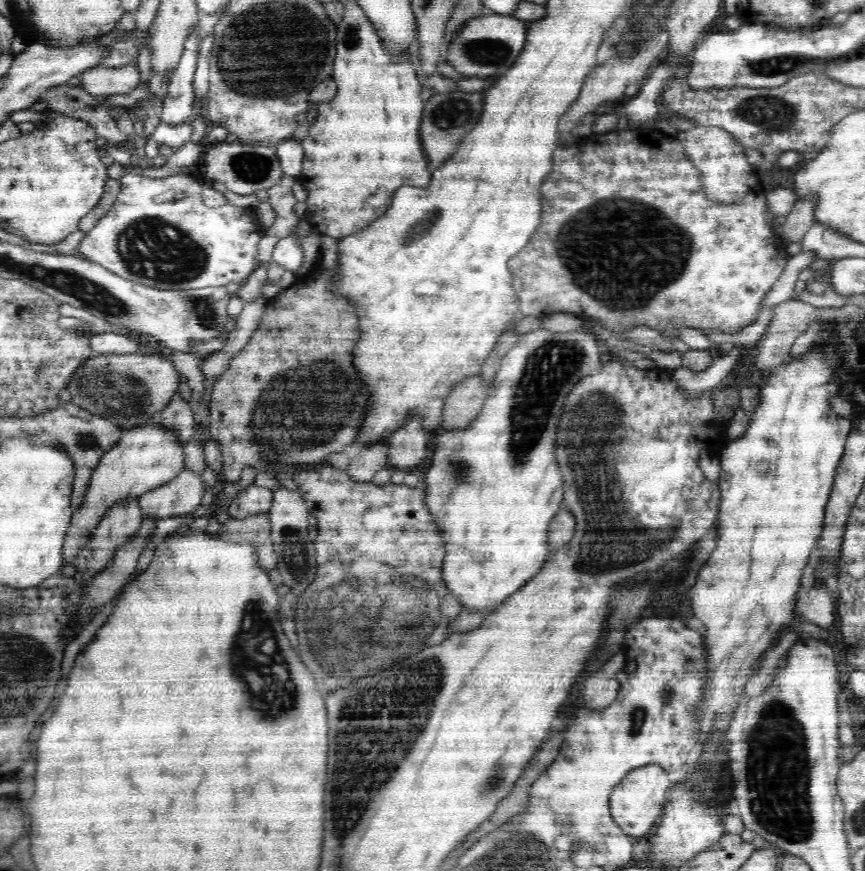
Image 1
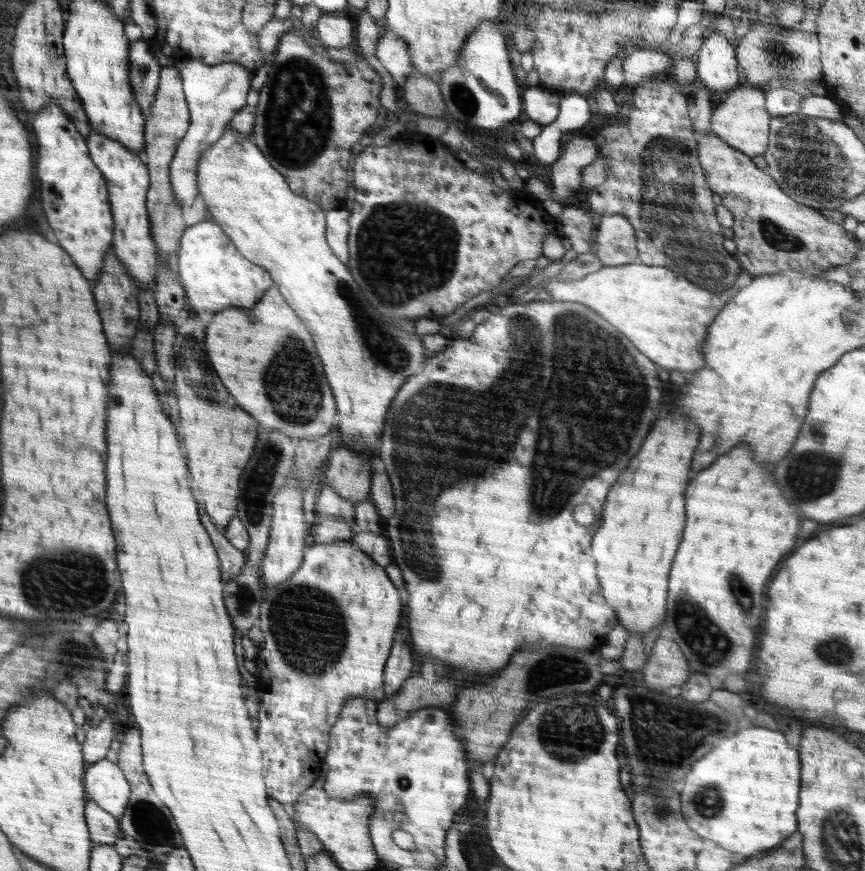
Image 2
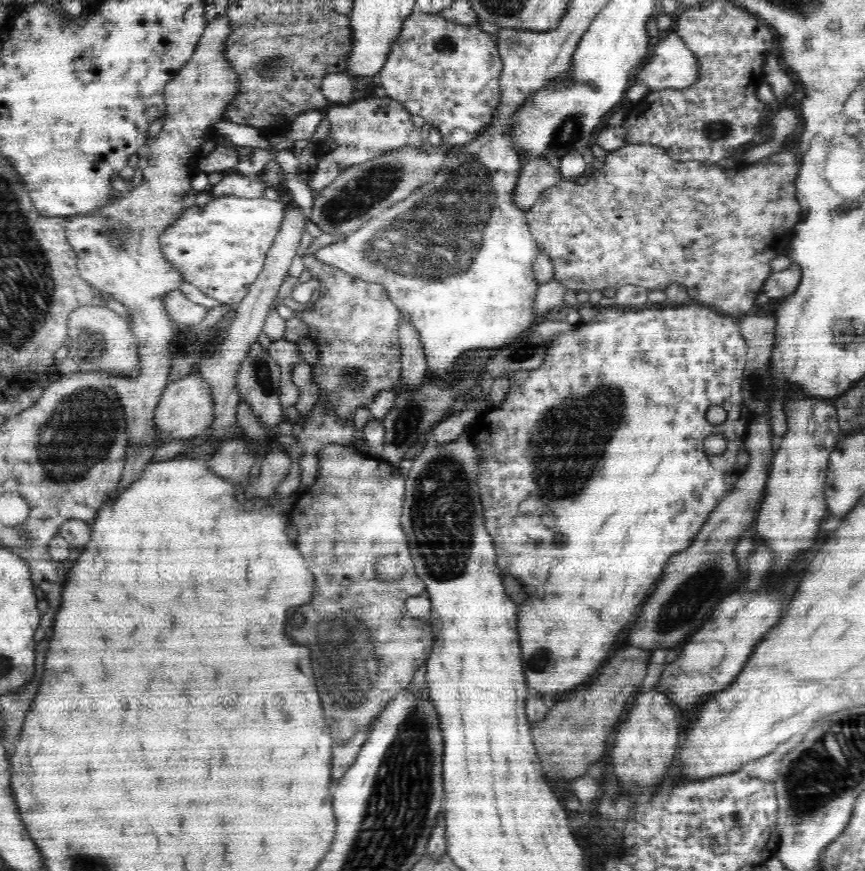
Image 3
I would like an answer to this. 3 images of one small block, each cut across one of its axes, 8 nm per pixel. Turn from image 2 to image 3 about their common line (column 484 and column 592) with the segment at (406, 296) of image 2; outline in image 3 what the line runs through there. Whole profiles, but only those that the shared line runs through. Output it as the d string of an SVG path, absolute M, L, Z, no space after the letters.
M628 144L614 152L608 152L601 169L595 170L586 184L579 186L577 180L561 179L558 184L547 188L538 196L534 206L525 213L530 232L537 242L539 252L548 254L554 265L554 279L567 289L580 291L604 290L604 288L620 288L624 285L640 286L648 290L663 291L670 283L678 283L686 287L689 297L697 304L702 304L716 312L737 318L741 314L751 314L756 307L756 297L763 293L766 278L770 276L770 261L774 260L788 246L784 240L790 240L792 230L802 220L802 207L795 195L795 182L798 178L800 164L792 152L786 150L773 153L742 170L725 170L715 164L702 164L695 160L682 162L672 160L665 151L656 144Z

